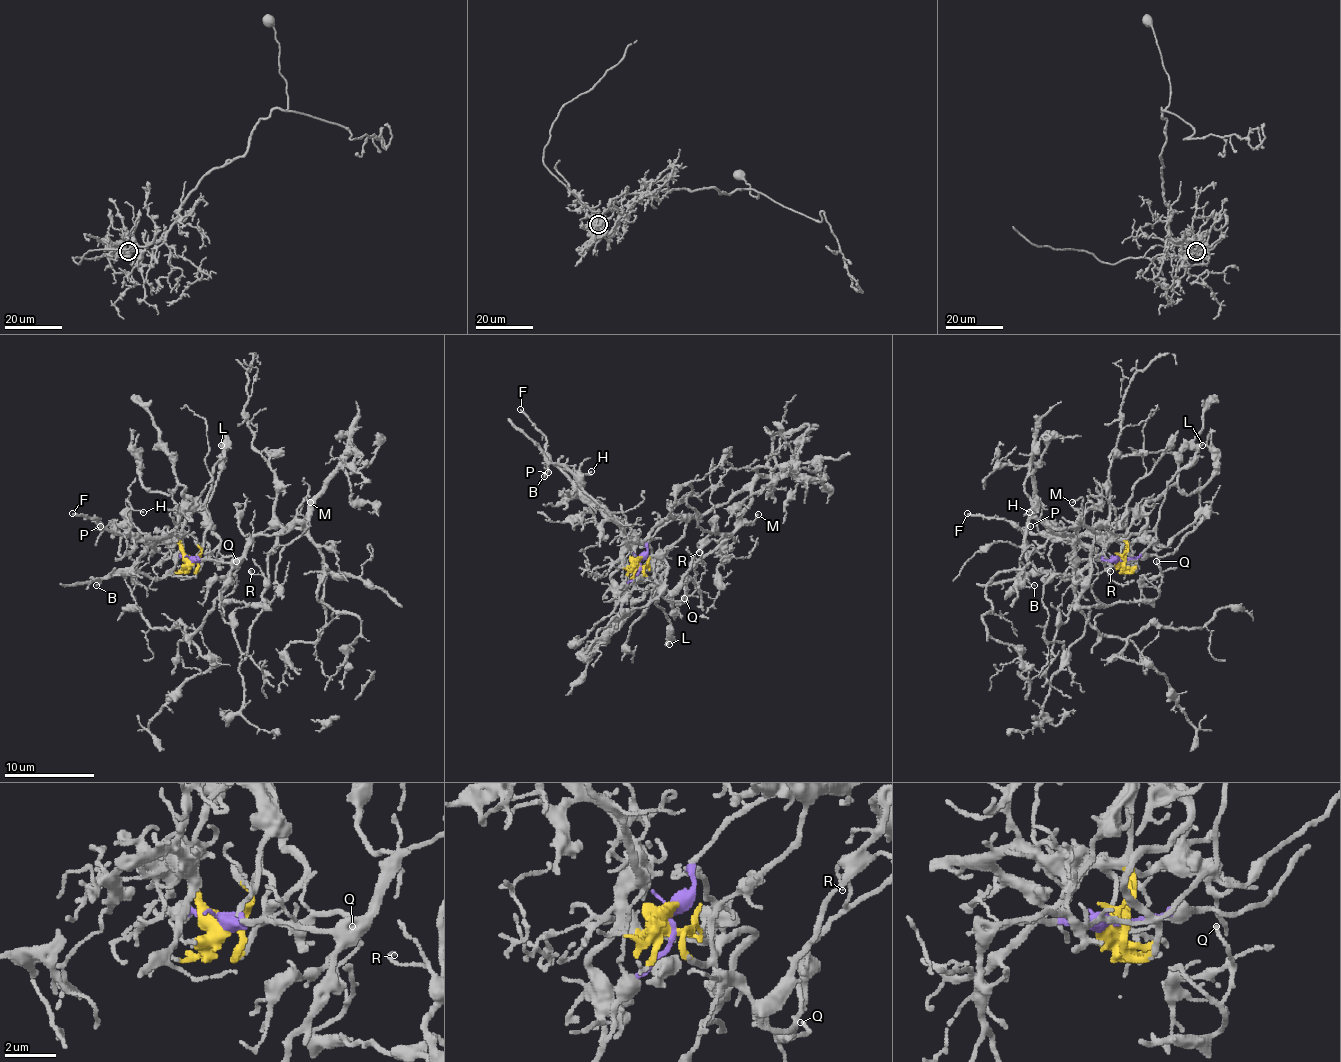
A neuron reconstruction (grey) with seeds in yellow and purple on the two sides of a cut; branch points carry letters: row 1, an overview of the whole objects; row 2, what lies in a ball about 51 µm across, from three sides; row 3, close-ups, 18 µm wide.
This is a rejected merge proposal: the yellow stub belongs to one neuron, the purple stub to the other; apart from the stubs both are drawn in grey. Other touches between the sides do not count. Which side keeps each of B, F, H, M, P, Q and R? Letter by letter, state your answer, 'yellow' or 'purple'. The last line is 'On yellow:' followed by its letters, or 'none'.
B: yellow
F: yellow
H: yellow
M: purple
P: yellow
Q: purple
R: purple
On yellow: B, F, H, P

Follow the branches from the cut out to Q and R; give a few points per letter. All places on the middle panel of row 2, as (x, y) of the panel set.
Q: (639, 564), (675, 519), (747, 490), (729, 535), (711, 521), (670, 598), (684, 598)
R: (639, 564), (646, 544), (675, 519), (702, 517), (747, 490), (749, 508), (736, 528), (713, 530), (700, 553)

